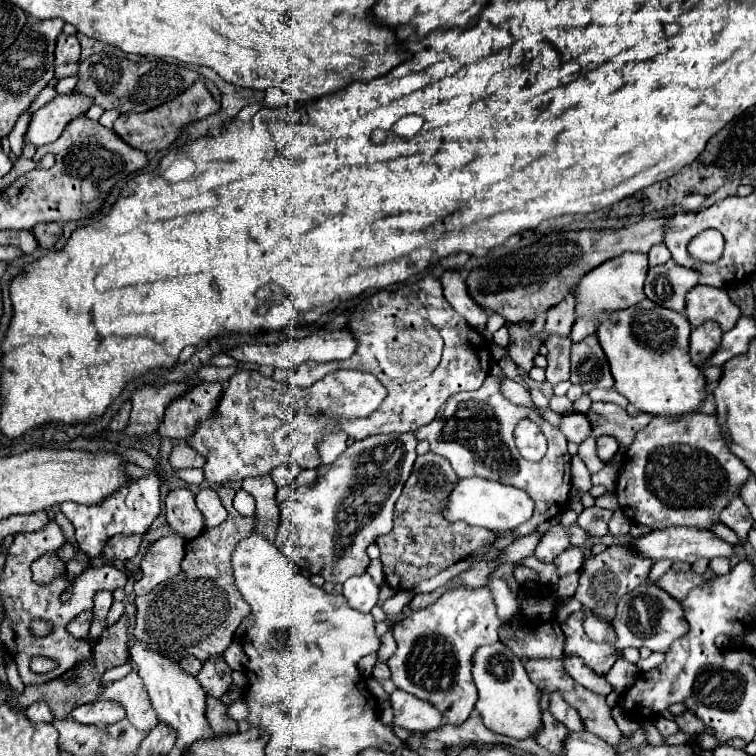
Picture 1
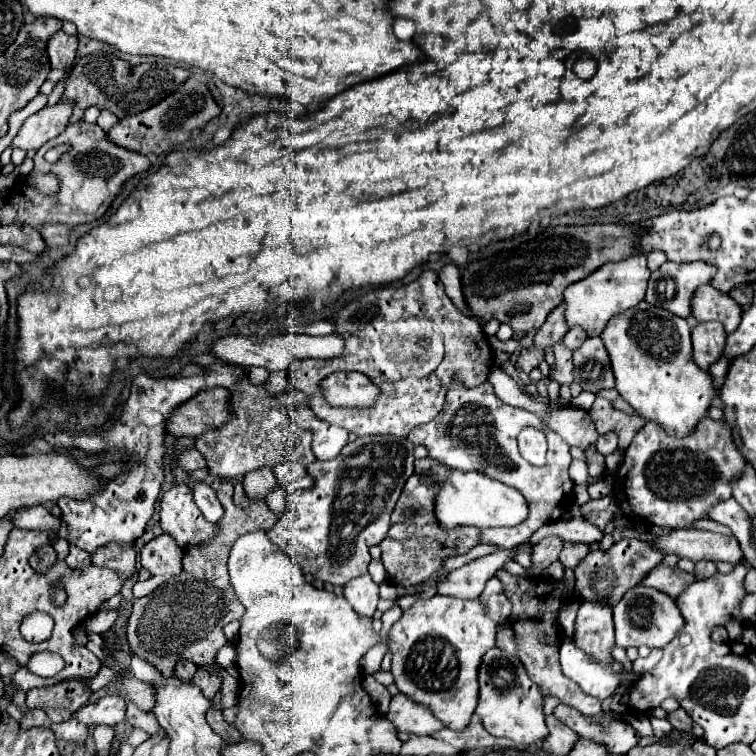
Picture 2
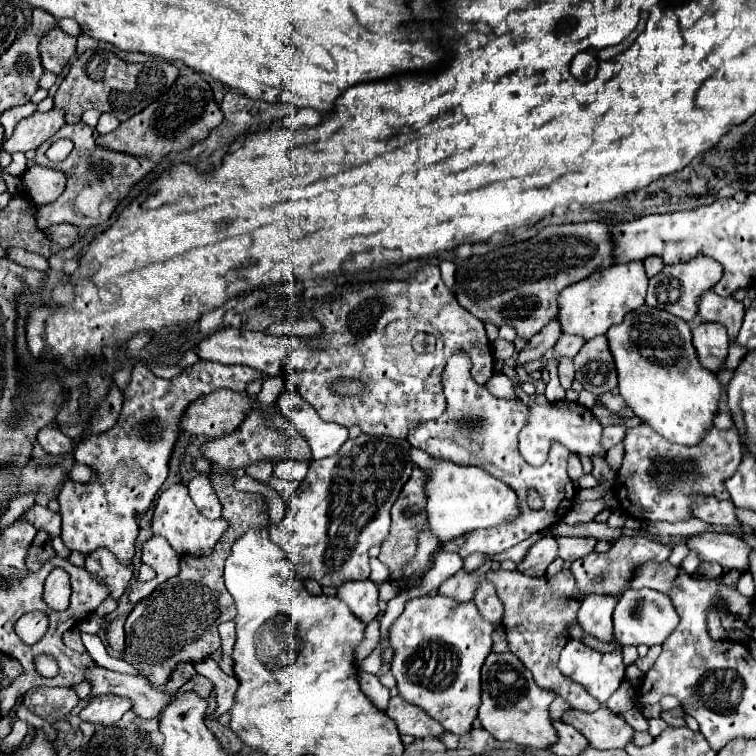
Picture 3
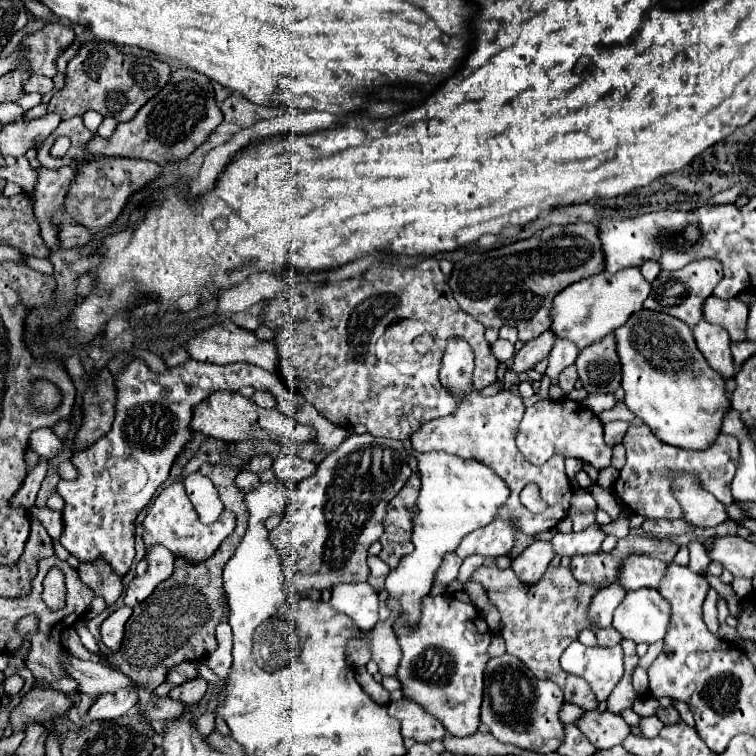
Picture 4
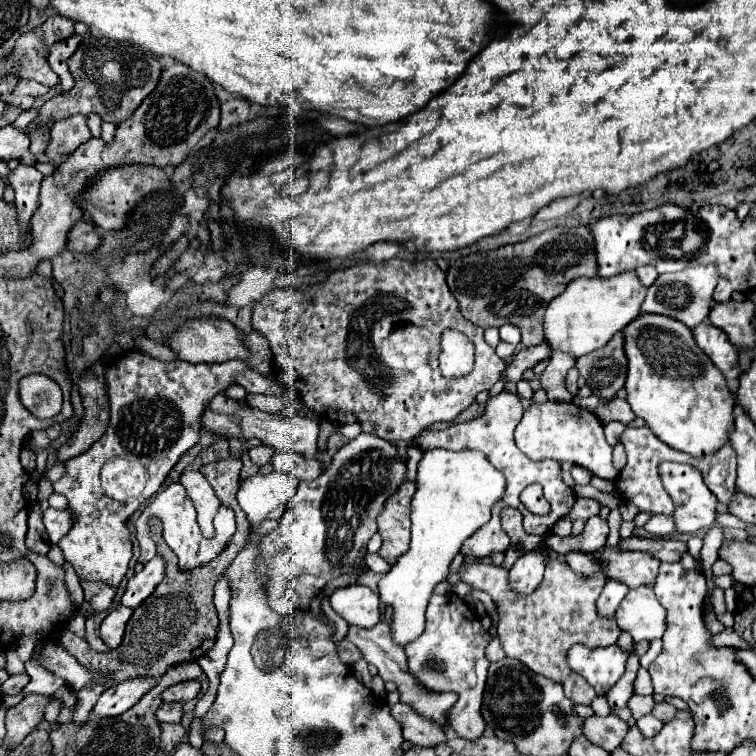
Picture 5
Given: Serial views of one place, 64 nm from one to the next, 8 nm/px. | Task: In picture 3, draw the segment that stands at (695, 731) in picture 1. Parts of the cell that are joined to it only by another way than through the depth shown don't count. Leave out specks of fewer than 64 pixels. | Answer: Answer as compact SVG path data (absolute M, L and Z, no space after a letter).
M678 706L678 708L674 708L674 710L668 710L668 712L662 712L662 720L664 720L664 722L668 722L668 726L672 726L672 728L686 726L682 706Z

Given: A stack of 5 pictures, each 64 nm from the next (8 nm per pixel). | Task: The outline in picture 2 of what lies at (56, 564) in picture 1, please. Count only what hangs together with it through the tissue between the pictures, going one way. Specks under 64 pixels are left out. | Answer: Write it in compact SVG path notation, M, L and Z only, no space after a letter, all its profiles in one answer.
M44 546L44 548L38 548L38 552L32 556L30 560L30 566L38 572L38 574L46 574L48 568L52 568L52 564L56 562L56 552L52 546Z

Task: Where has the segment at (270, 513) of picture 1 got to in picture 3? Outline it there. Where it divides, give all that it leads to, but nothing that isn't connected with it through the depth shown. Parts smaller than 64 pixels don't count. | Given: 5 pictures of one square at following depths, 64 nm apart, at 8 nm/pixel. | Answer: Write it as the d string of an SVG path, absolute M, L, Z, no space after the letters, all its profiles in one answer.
M260 462L260 464L254 464L250 468L246 468L246 476L262 482L262 484L268 484L270 478L272 478L272 464L270 462Z

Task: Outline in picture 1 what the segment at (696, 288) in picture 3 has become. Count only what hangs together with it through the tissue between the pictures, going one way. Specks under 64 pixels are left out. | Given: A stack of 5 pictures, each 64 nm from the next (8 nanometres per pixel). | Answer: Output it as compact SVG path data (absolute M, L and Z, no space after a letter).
M668 260L666 264L652 266L646 276L644 294L648 300L676 310L684 312L684 294L698 284L698 274L694 270L678 266L674 260Z

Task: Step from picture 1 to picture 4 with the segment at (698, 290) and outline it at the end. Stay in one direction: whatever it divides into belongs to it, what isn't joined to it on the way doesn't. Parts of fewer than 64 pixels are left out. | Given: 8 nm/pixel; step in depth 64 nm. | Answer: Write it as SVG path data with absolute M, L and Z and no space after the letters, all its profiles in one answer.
M710 296L704 302L704 318L712 324L718 324L728 330L732 342L744 340L744 324L748 318L748 306L742 300L720 300L718 296Z

